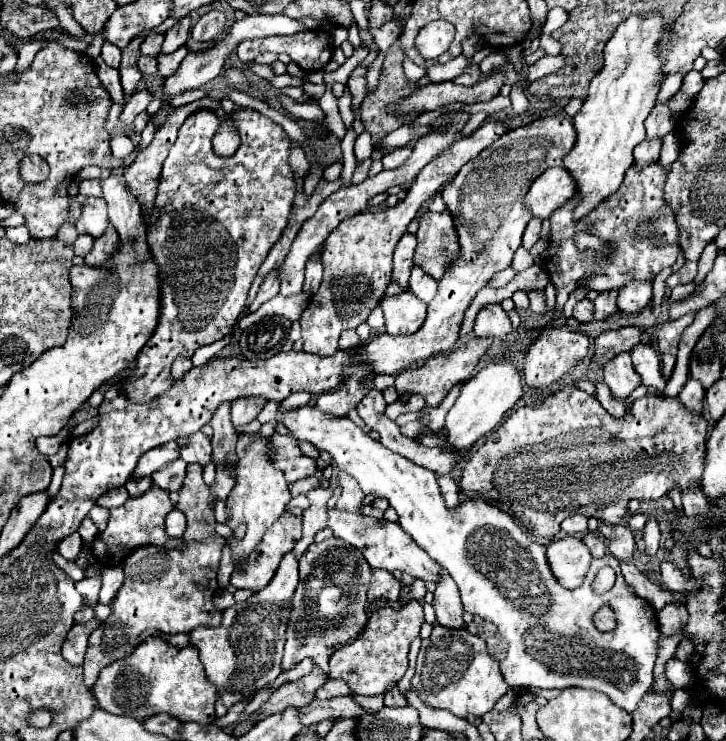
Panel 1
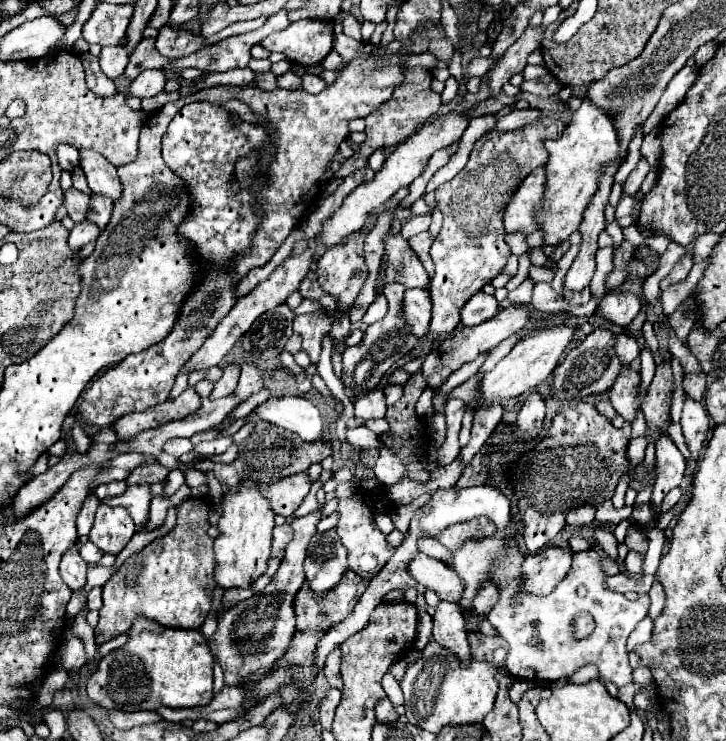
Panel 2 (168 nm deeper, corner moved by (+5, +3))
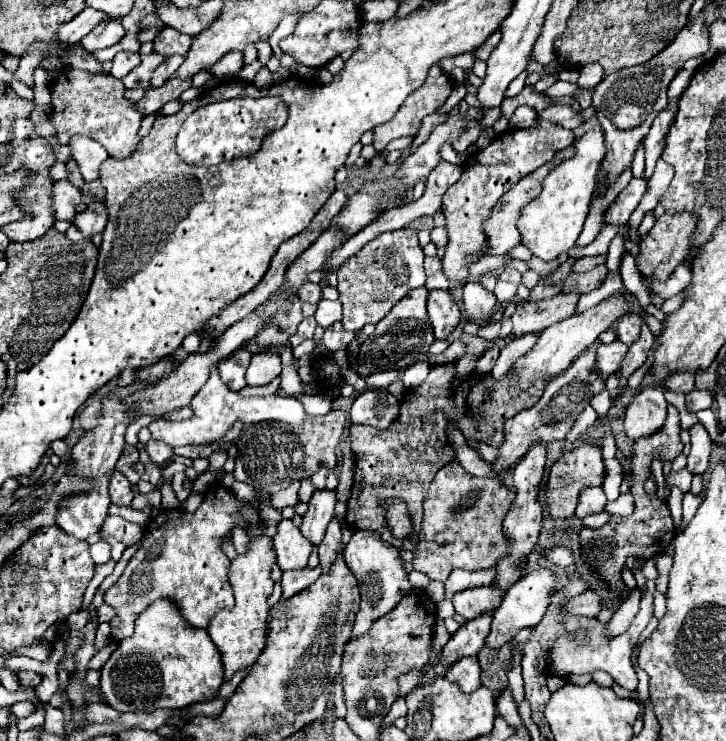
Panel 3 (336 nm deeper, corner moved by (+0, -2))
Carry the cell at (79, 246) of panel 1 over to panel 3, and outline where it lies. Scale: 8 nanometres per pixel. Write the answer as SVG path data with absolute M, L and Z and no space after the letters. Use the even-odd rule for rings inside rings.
M91 204L87 210L77 214L73 224L83 232L85 238L91 240L95 234L103 234L107 226L107 210L103 204Z

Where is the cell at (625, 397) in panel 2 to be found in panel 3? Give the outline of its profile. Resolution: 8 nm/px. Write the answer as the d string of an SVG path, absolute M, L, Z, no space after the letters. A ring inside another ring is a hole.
M641 388L633 394L631 402L625 408L625 434L631 440L639 436L651 436L659 426L663 426L663 418L667 414L667 400L663 398L661 388Z

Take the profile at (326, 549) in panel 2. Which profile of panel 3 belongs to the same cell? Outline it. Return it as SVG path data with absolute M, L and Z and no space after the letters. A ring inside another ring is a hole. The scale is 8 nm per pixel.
M333 518L327 526L327 532L325 532L325 538L323 542L317 546L317 552L319 552L319 566L323 570L323 574L329 574L331 572L331 566L333 562L337 560L337 556L343 552L343 542L341 542L341 526L339 526L339 520Z

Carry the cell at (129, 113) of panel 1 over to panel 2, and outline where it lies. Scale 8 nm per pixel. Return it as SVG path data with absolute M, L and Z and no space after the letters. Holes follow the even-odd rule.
M152 69L152 71L142 71L130 87L130 95L136 95L140 99L144 97L154 97L160 91L164 91L166 85L166 75L162 69Z

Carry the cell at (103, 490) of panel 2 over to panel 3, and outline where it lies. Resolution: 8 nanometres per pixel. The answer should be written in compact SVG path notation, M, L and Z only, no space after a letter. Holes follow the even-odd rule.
M113 472L111 482L109 482L109 496L113 504L131 504L133 500L133 488L129 484L129 480L121 474L121 472Z

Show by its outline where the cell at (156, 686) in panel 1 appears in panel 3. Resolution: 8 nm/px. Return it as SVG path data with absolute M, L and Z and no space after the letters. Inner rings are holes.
M153 602L135 622L131 638L119 642L117 650L101 668L99 690L105 702L119 712L153 712L157 708L185 708L195 702L209 702L217 696L223 682L223 664L217 646L205 630L195 630L183 622L179 610L169 602Z

